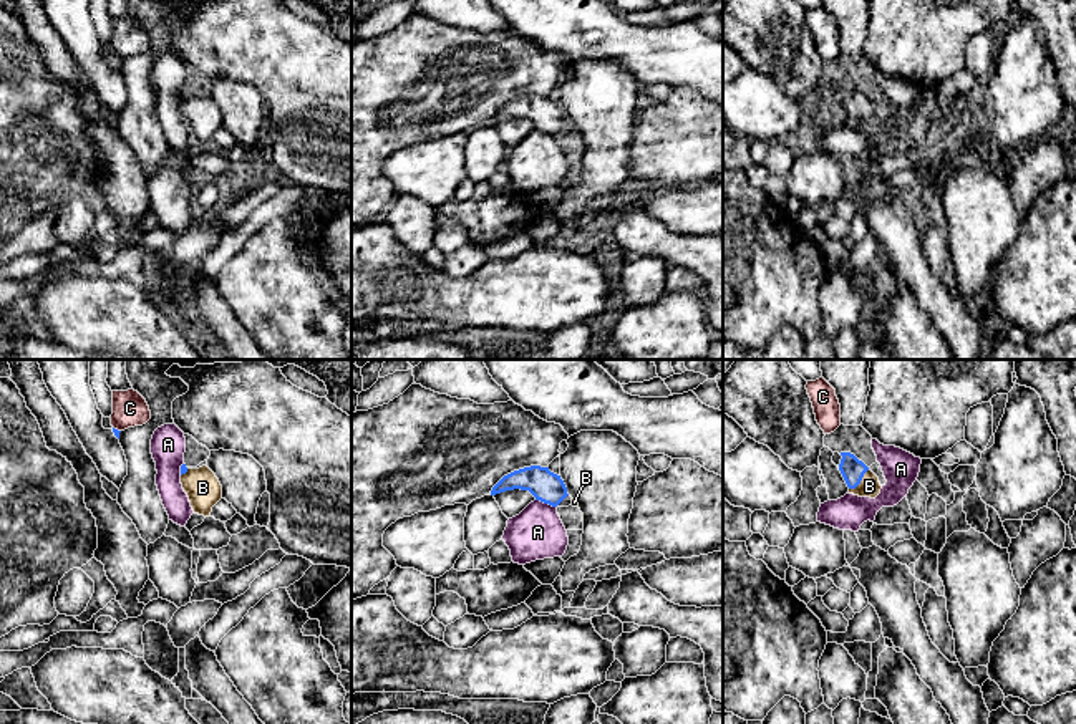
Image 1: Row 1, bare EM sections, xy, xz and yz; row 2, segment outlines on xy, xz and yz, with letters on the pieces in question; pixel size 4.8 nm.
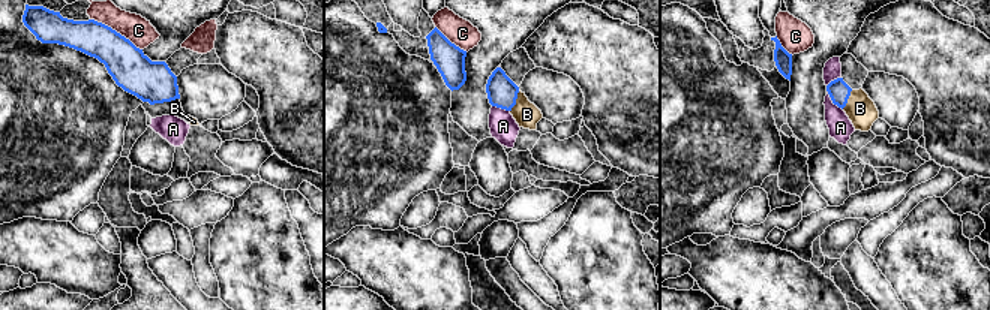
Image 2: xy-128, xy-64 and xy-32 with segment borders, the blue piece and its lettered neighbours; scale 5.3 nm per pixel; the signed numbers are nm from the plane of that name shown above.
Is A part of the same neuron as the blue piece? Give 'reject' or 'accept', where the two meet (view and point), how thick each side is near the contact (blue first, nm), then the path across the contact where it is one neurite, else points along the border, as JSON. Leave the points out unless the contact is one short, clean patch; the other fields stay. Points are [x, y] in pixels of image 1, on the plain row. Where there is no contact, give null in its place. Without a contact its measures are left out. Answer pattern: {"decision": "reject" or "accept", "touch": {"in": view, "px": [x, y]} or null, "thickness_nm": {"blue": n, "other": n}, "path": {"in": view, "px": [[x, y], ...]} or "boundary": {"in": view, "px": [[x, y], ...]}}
{"decision": "reject", "touch": {"in": "xz", "px": [546, 131]}, "thickness_nm": {"blue": 150, "other": 260}, "boundary": {"in": "xz", "px": [[536, 128], [556, 136]]}}

